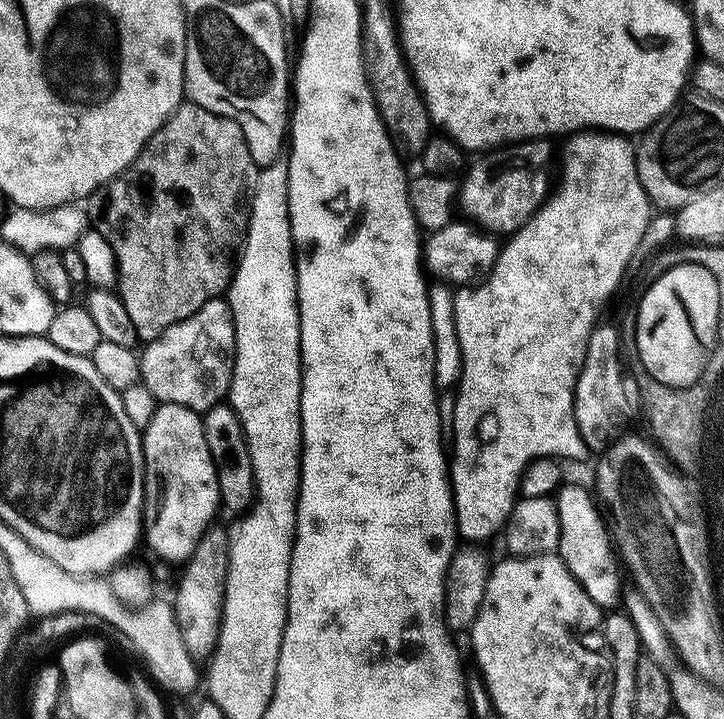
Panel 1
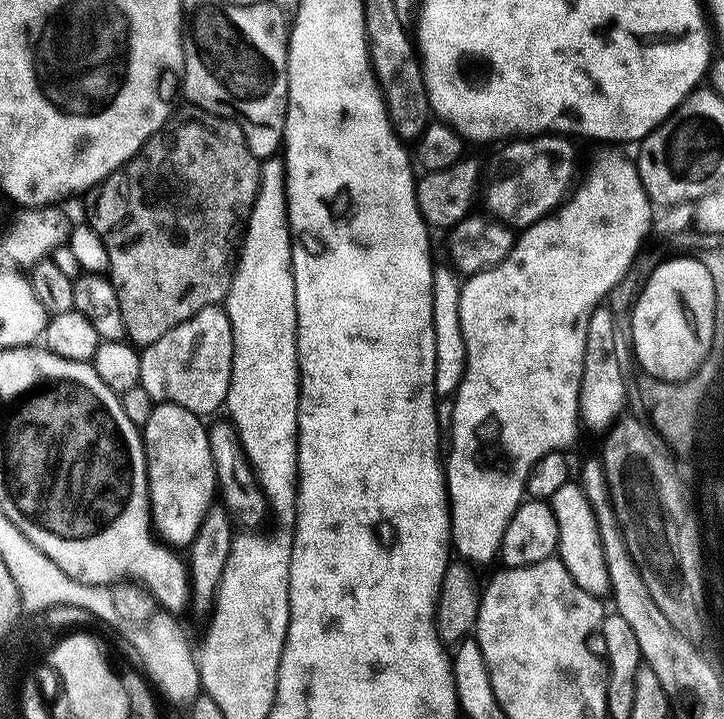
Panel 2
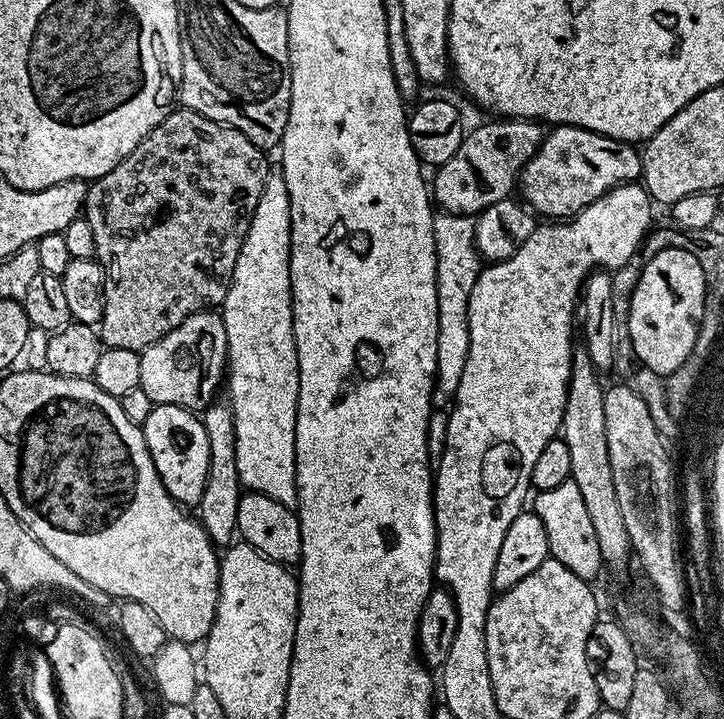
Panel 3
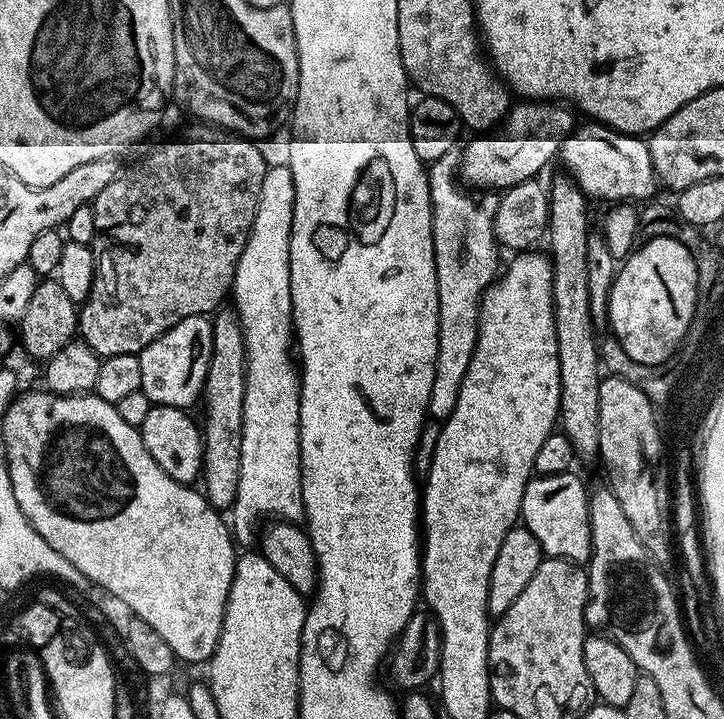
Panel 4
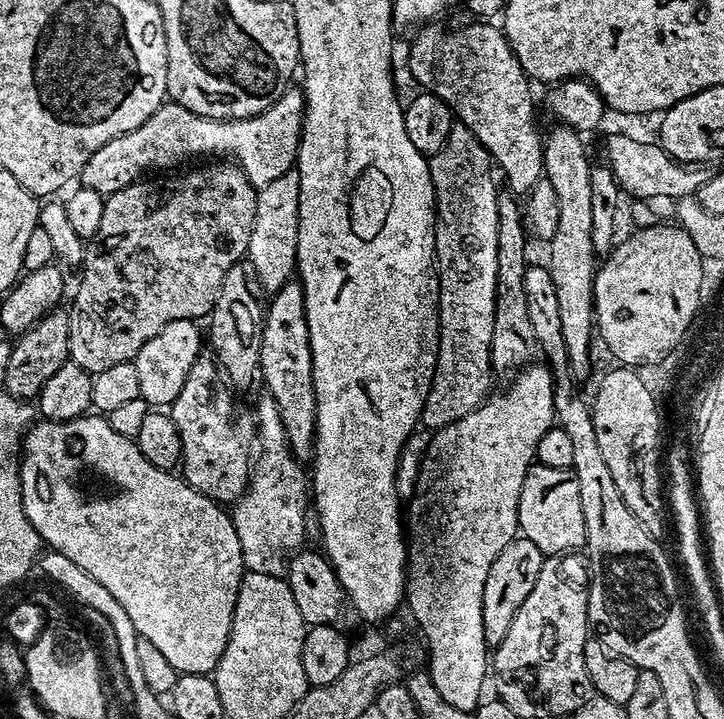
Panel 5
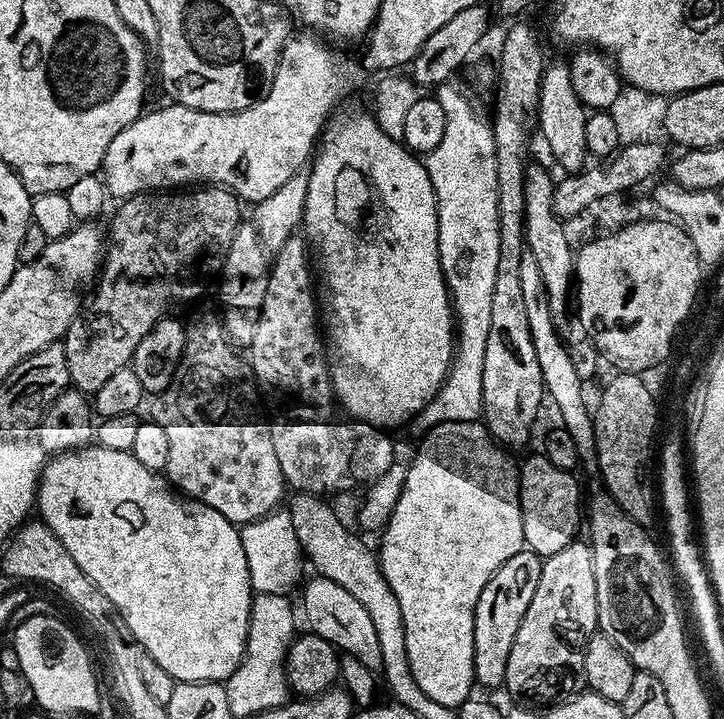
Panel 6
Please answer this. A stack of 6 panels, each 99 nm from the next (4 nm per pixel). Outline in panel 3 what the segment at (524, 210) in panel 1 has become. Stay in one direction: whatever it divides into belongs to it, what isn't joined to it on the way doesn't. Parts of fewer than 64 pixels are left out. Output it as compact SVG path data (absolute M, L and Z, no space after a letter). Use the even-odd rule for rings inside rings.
M573 124L553 127L540 143L539 150L528 157L520 172L519 199L541 217L571 218L616 185L641 179L642 156L632 148L635 147L629 141L575 128Z

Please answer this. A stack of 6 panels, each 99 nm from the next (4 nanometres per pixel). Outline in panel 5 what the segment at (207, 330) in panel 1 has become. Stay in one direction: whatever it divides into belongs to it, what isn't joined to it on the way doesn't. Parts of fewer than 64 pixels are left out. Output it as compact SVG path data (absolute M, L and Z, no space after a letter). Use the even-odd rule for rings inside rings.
M179 320L170 322L170 326L162 326L162 330L158 330L142 350L138 350L134 361L140 396L149 406L171 406L182 390L182 382L186 382L186 374L190 374L190 366L194 366L201 354L202 328L197 321Z

